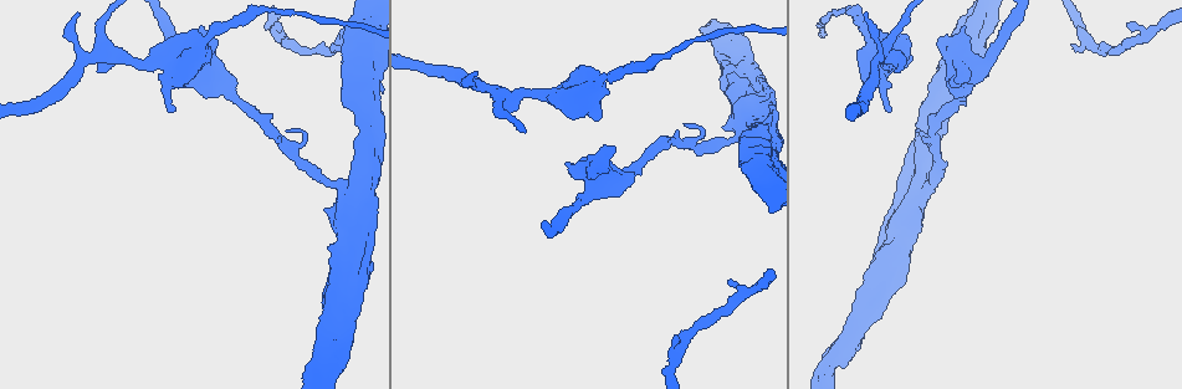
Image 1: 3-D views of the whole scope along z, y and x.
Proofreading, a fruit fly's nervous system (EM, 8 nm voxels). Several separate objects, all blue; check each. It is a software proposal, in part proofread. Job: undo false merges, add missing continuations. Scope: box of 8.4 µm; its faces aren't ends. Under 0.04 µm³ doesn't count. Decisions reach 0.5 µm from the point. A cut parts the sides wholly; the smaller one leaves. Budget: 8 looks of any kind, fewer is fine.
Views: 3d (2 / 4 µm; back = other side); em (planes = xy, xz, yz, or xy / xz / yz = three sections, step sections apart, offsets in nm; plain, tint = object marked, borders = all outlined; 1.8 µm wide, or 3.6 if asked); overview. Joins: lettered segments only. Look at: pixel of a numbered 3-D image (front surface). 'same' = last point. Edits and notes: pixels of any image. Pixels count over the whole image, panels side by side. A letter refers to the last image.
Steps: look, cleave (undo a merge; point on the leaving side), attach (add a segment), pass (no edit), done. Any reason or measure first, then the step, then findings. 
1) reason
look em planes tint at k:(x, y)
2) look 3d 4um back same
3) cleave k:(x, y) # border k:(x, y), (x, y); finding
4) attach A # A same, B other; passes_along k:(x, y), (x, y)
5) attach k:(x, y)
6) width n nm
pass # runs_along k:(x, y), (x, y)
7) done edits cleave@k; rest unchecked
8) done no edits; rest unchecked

thin end
look em planes borders at 1:(685, 124)

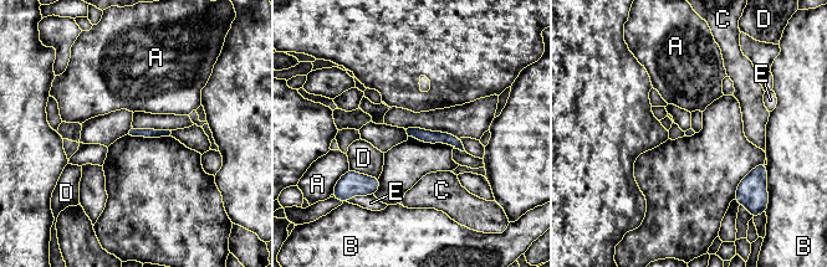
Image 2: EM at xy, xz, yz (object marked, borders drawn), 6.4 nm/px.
pass # A other, B other, C other, D other, E other; runs_along 2:(411, 131), (445, 137), (459, 145); none of them fits

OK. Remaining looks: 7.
three arms meet
look em xz step 16 borders at 1:(895, 71)

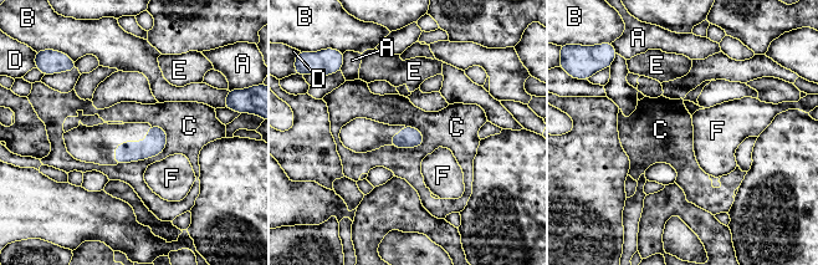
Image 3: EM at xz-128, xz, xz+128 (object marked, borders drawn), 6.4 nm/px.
look em planes borders same

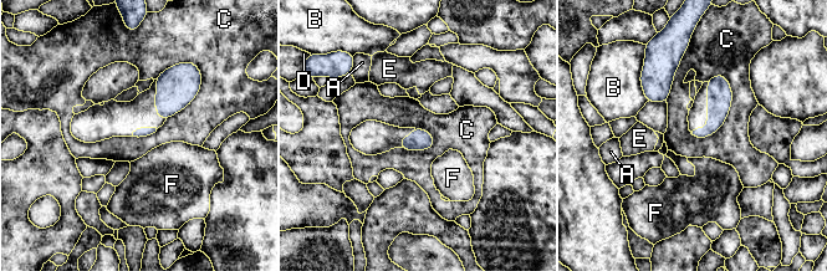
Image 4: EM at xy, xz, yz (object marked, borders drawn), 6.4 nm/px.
pass # A other, B other, C other, D other, E other, F other; no lettered segment goes on from it

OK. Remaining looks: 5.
branch stops here
look 3d 4um back at 1:(890, 110)

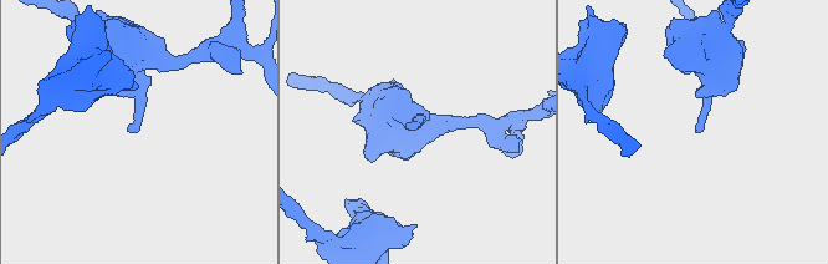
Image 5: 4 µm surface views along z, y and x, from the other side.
need the tissue
look em xy step 4 borders at 5:(407, 128)

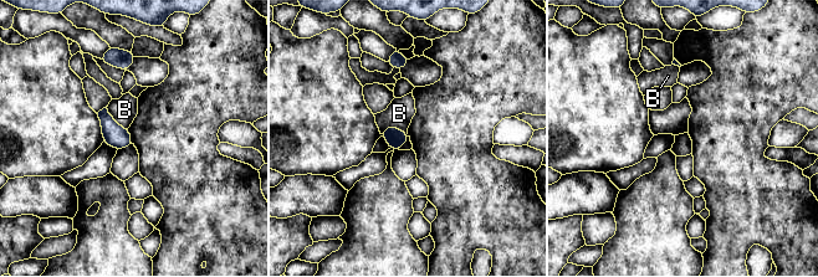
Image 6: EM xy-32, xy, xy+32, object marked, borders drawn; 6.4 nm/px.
look em yz step 4 borders same

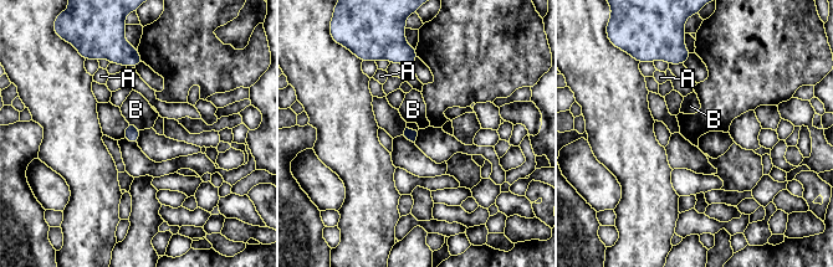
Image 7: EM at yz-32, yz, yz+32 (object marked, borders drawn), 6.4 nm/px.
longest_contact B 100 nm
pass # A other, B other; border 7:(128, 122), (141, 129); none of them fits

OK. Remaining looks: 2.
two arms at a narrow angle
look em 3.6um planes tint at 1:(350, 195)

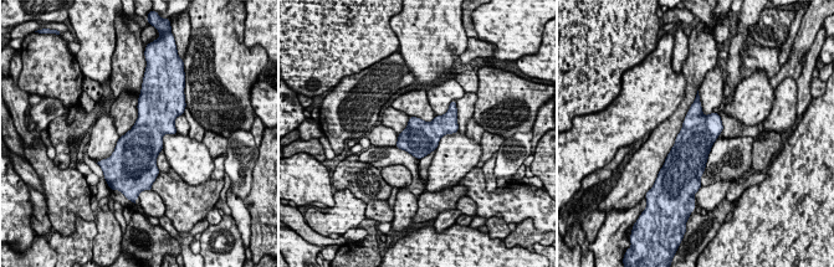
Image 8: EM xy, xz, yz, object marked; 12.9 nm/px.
look em 3.6um planes borders same

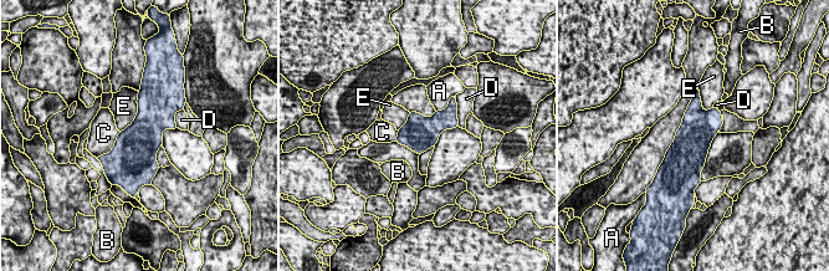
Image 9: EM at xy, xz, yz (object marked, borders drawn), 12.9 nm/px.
pass # A other, B other, C other, D other, E other; border 9:(138, 92), (137, 114), (119, 132); continuous, no second neuron

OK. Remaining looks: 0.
done no edits; rest unchecked

